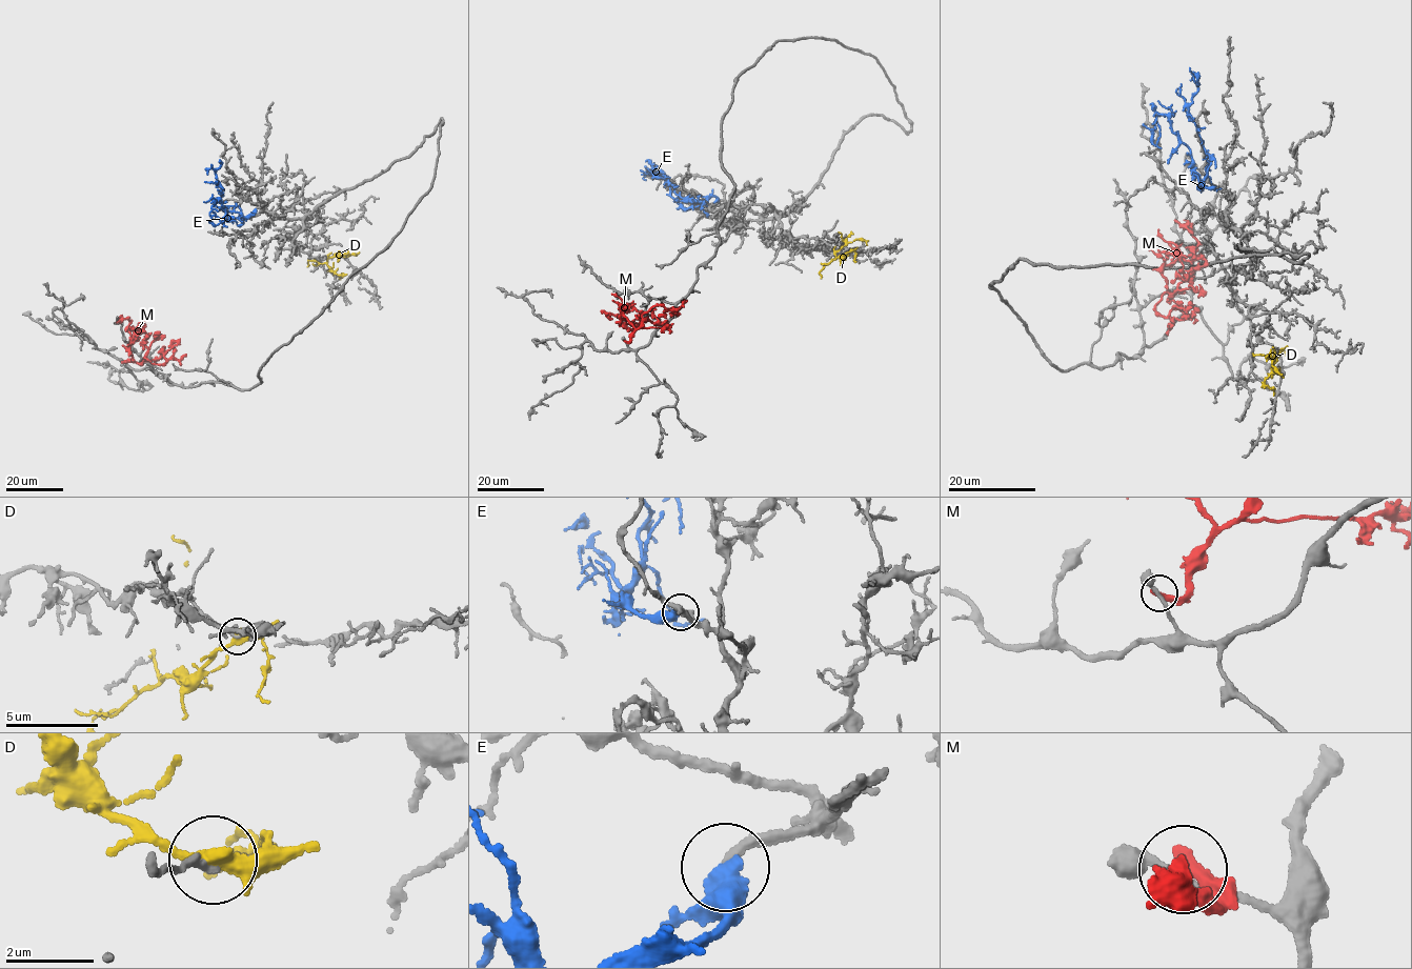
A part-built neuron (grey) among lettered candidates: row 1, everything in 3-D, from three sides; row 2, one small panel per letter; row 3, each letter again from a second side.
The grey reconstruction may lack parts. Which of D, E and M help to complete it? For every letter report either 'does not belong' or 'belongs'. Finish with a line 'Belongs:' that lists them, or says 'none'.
D: does not belong
E: belongs
M: does not belong
Belongs: E

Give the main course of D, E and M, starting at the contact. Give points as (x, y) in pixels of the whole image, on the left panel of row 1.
D: (340, 276), (330, 269), (327, 258), (356, 256)
E: (255, 209), (254, 214), (246, 217), (228, 212), (220, 200), (222, 186), (215, 170), (209, 168), (206, 175)
M: (122, 363), (139, 364), (145, 358), (153, 363), (163, 364), (165, 352), (177, 343), (168, 347)

